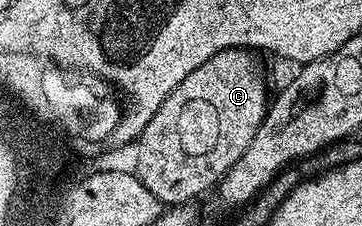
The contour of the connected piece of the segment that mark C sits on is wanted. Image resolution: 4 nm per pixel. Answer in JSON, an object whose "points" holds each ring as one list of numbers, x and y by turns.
{"points":[[223,49,216,53,202,67,194,67,178,87,158,107,154,119,146,123,134,142,136,148,136,166,134,172,146,191,160,200,161,206,186,205,195,202,208,188,223,179,230,167,238,163,240,156,250,147,250,139,264,122,270,104,270,93,264,86,264,77,260,74,260,65,247,49]]}

